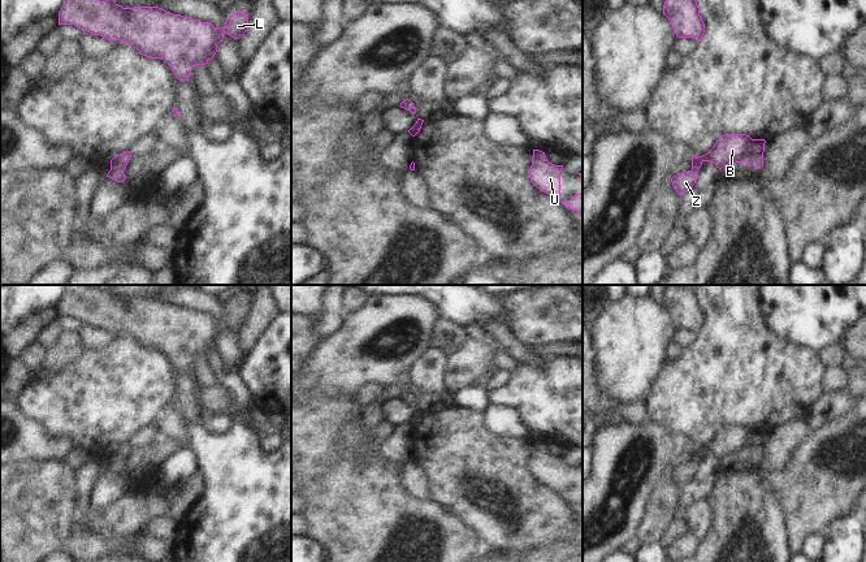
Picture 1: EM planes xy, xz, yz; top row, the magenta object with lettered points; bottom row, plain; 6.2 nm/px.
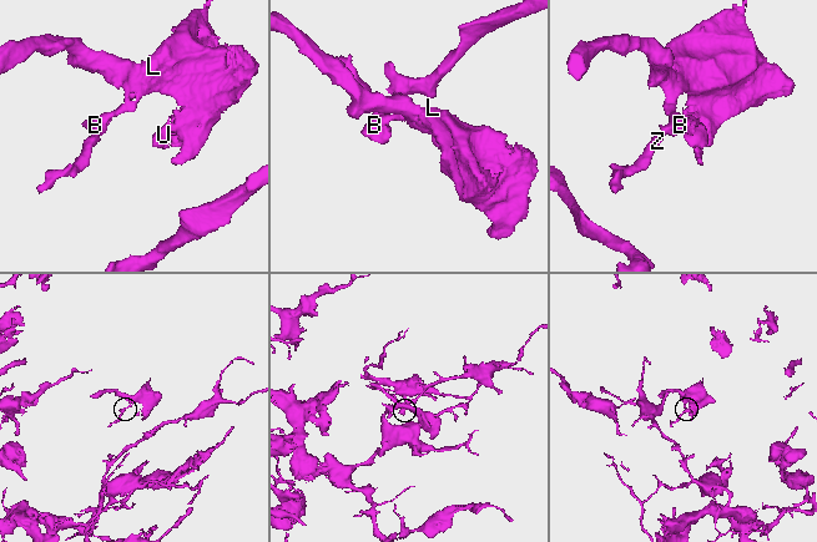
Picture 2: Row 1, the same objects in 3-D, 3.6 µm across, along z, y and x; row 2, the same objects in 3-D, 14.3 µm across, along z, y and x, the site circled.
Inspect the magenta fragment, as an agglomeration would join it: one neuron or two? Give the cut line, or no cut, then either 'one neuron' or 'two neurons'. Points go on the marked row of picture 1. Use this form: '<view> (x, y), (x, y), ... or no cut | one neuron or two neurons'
no cut | one neuron

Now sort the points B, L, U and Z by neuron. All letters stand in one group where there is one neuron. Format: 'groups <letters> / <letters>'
groups B L U Z

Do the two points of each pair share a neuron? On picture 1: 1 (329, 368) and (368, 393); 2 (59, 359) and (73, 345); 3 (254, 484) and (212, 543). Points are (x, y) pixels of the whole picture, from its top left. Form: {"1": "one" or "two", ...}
{"1": "two", "2": "one", "3": "one"}

